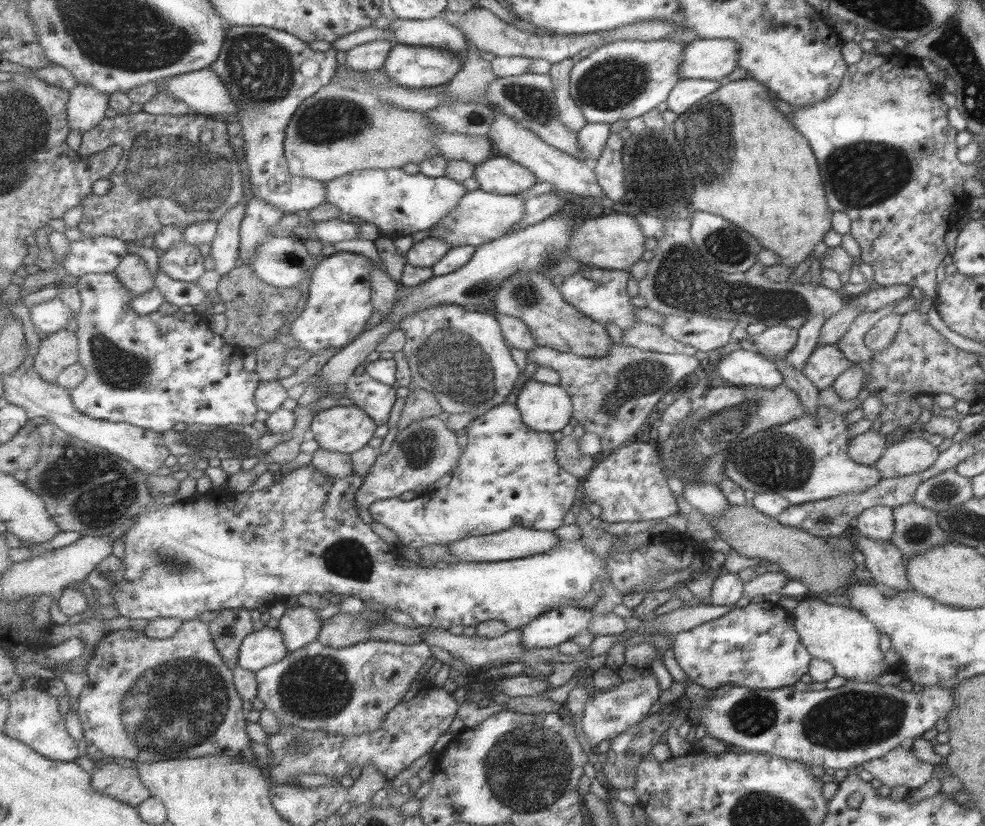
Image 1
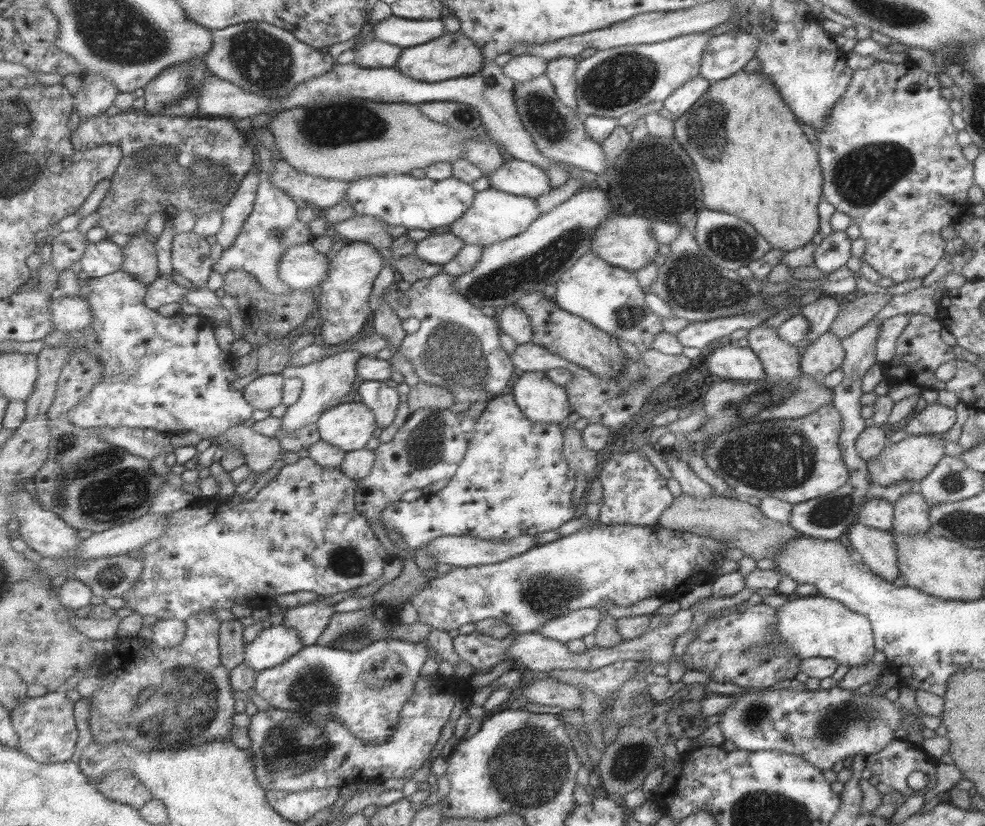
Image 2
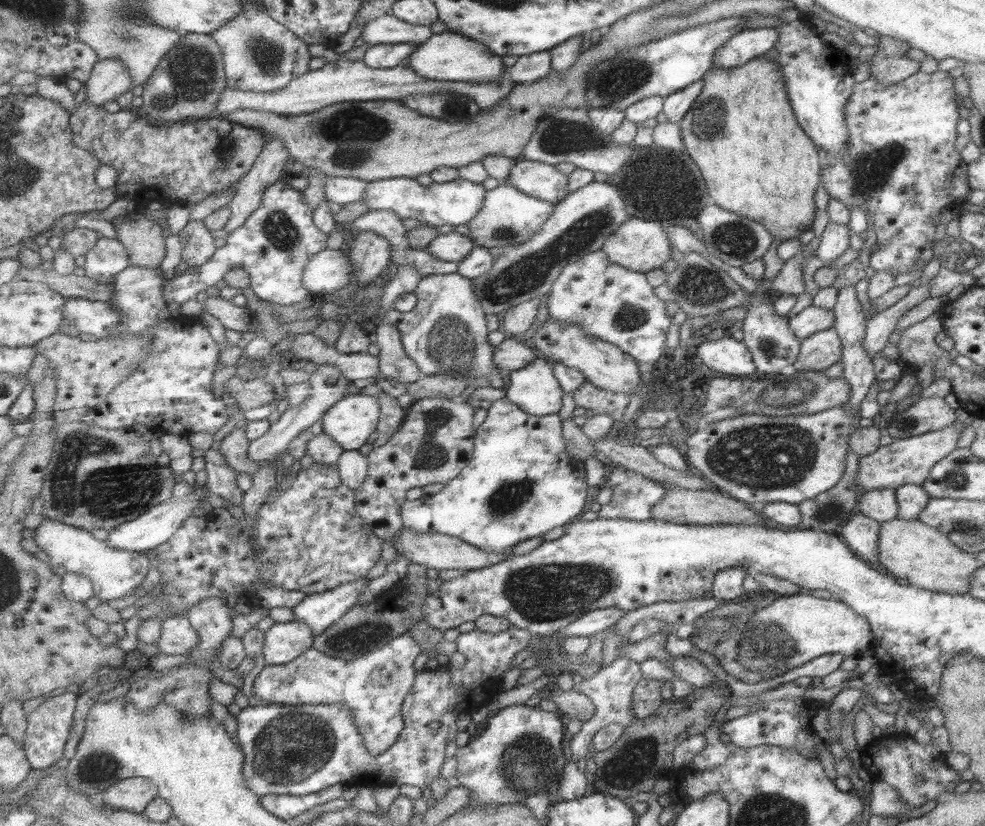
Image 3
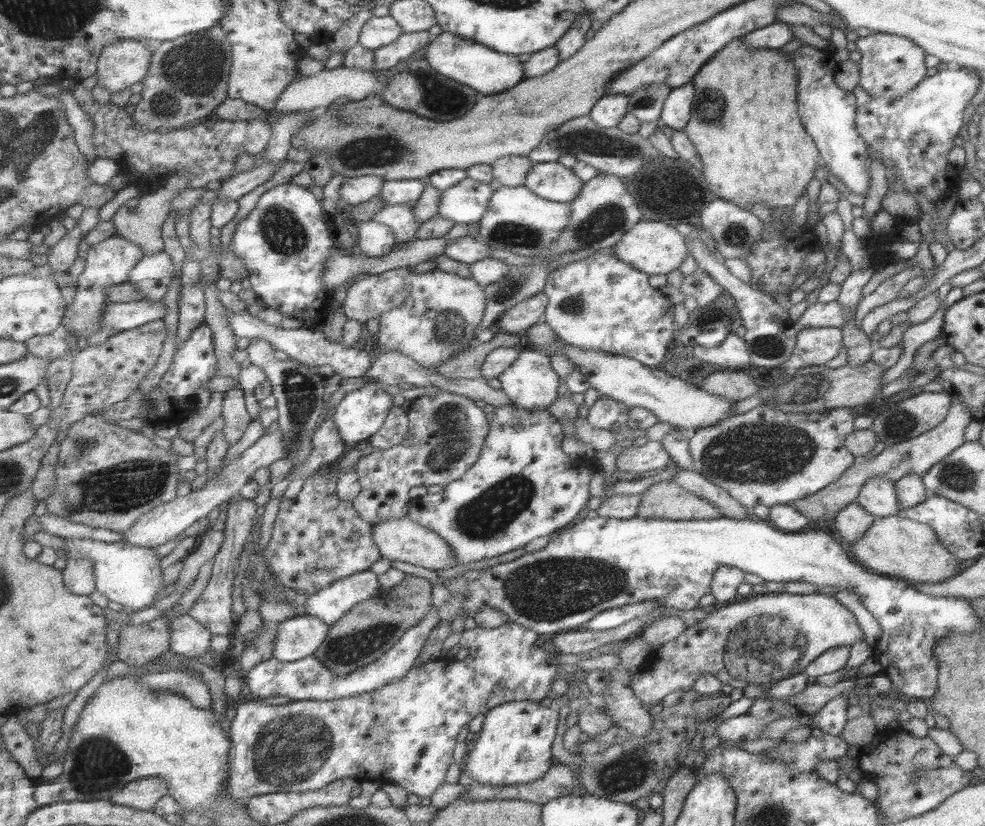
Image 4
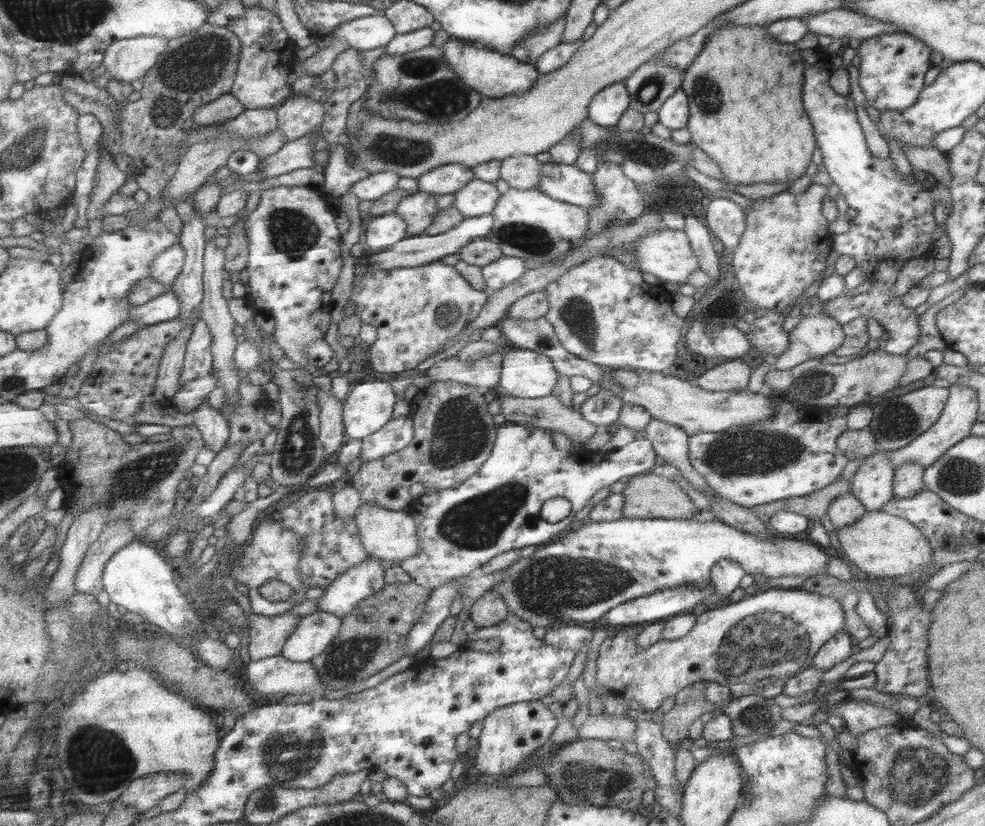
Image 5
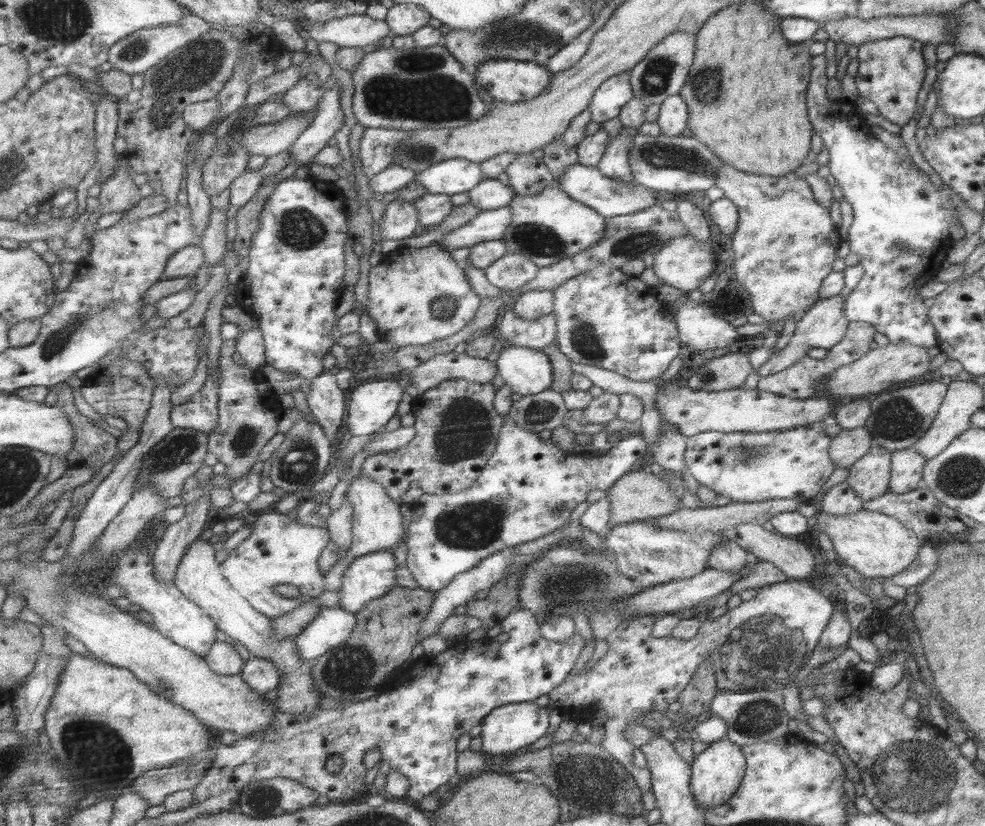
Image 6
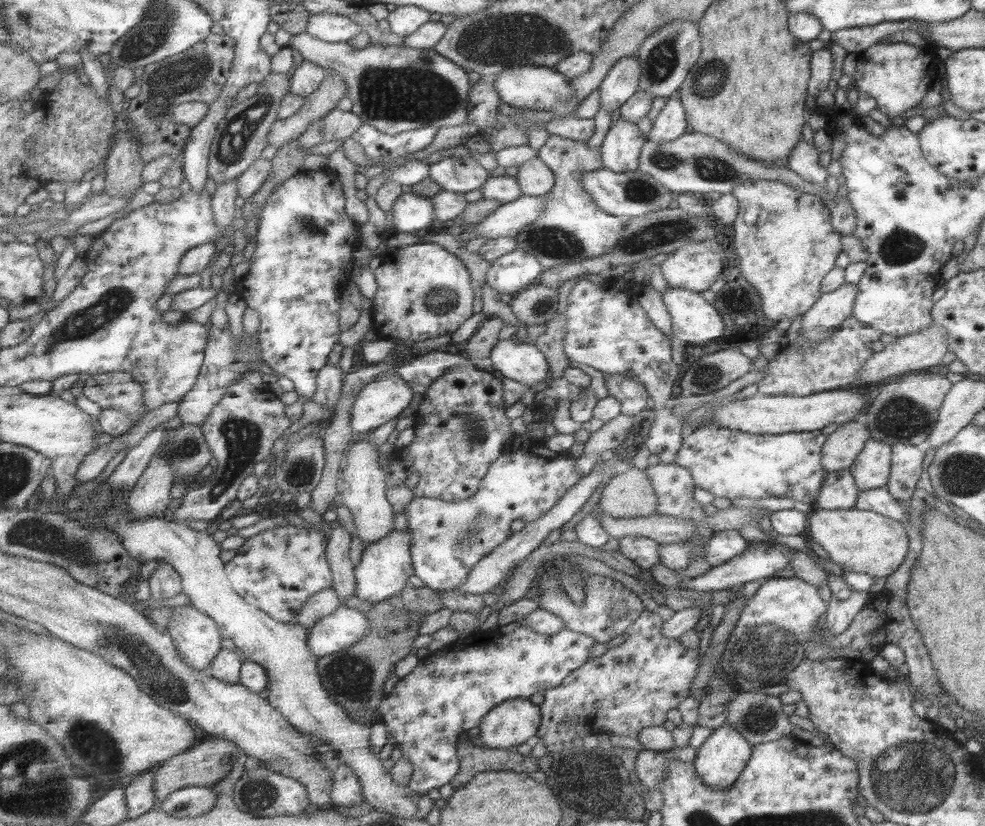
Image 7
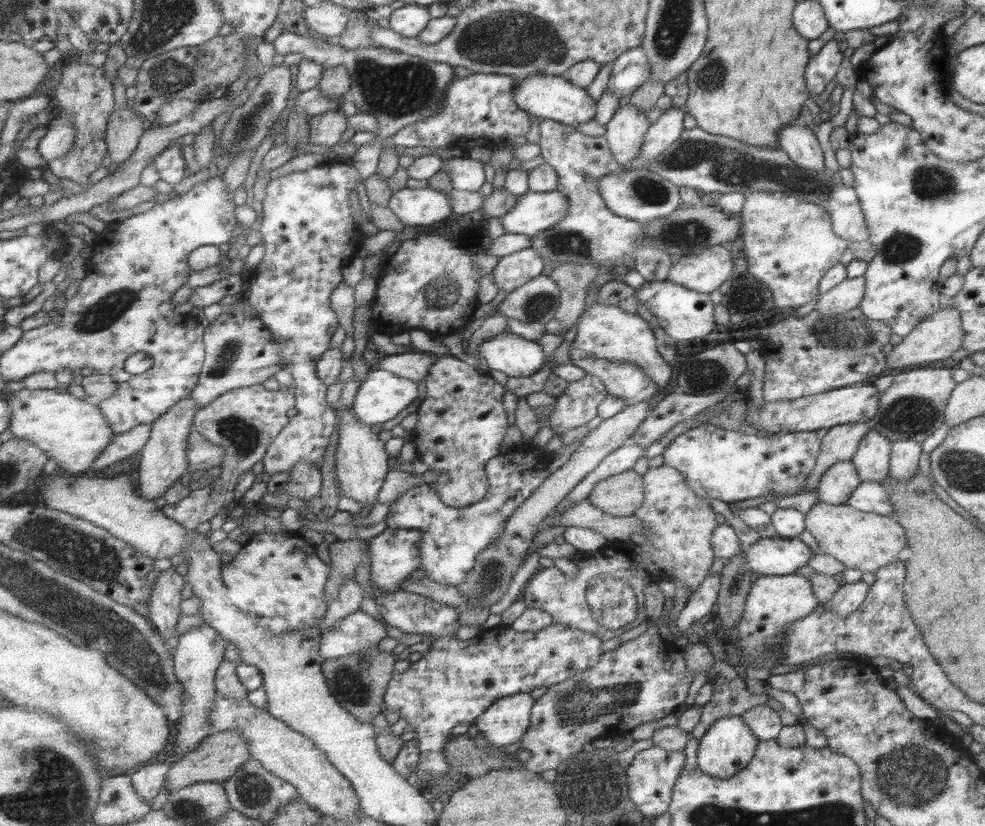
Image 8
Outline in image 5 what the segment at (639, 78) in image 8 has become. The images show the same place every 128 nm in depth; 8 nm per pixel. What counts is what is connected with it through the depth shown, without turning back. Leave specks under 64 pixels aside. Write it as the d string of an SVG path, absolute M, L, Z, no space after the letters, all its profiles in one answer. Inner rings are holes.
M621 80L621 82L613 82L613 85L605 86L604 89L601 89L600 92L592 98L592 102L589 105L588 119L599 126L616 126L621 114L627 110L629 101L630 96L625 84L623 84L623 80Z

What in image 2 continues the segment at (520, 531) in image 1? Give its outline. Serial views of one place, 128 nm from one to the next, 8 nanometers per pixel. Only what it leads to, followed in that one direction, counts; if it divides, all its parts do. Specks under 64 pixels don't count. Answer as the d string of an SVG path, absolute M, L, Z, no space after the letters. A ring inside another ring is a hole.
M471 535L441 536L425 544L441 564L468 567L495 564L529 552L539 544L535 535L521 535L513 540L497 542Z

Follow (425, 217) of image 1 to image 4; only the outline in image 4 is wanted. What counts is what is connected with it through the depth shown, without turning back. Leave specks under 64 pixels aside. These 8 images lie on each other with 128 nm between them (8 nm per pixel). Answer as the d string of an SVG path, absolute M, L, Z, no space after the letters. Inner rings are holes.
M468 176L442 192L439 215L456 224L479 223L487 213L494 192L489 184ZM393 179L385 181L380 198L389 205L417 205L425 190L424 179Z

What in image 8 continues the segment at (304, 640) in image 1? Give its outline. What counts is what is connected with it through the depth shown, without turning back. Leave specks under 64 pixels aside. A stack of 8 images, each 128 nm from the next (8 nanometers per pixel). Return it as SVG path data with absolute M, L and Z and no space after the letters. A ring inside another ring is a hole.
M386 528L380 535L369 541L369 554L371 554L371 580L373 586L385 592L397 592L401 590L401 582L410 578L415 570L421 568L423 556L421 556L421 539L423 530L410 528Z

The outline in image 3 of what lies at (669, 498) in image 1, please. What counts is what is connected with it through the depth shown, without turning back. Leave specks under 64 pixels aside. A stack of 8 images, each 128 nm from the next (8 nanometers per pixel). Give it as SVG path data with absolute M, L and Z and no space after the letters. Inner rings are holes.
M621 465L606 467L602 486L610 488L612 495L597 511L599 518L648 520L649 512L665 494L661 481L645 478Z

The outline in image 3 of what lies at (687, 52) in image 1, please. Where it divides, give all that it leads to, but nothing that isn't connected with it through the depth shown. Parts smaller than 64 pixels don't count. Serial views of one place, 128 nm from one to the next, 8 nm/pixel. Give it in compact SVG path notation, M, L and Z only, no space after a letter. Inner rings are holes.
M776 28L741 29L713 53L712 68L729 70L762 56L777 41Z

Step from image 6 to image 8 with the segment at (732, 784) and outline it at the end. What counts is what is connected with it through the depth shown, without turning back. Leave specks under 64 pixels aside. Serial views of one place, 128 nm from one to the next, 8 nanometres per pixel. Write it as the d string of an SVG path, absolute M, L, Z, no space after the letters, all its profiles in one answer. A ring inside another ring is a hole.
M729 716L715 720L698 742L696 751L697 769L711 778L731 778L741 768L745 768L754 756L758 741L756 736L740 720L740 716Z

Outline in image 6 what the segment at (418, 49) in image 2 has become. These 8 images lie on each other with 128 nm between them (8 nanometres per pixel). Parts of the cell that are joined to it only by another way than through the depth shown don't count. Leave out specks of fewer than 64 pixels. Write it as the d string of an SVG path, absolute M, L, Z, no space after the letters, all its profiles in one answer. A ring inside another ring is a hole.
M493 58L479 66L475 82L497 101L529 101L551 85L553 72L533 61Z

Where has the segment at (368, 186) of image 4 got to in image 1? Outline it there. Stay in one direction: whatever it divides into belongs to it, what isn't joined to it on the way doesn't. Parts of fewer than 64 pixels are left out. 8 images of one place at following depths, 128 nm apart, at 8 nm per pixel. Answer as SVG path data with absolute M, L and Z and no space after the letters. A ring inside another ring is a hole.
M231 26L227 30L227 38L219 58L210 66L229 86L239 106L236 120L242 127L242 138L245 141L243 148L250 169L253 198L266 200L269 205L285 214L303 215L327 203L327 182L304 177L297 178L291 174L285 146L289 122L295 116L299 106L324 86L332 83L340 66L337 63L337 51L335 48L324 52L311 50L307 42L286 30L268 26Z

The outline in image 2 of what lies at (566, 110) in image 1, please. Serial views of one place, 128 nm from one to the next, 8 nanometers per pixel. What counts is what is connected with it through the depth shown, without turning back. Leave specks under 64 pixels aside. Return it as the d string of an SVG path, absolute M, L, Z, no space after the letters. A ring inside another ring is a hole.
M563 56L563 58L555 58L549 61L549 68L546 75L553 81L557 87L557 96L561 102L564 102L573 108L575 112L579 111L579 103L577 96L577 69L579 66L578 58L571 56Z

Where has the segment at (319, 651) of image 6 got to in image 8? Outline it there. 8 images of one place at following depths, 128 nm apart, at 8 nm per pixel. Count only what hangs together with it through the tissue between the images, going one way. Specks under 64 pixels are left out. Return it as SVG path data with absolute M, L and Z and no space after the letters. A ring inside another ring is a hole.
M361 610L337 621L322 633L321 654L334 659L377 646L387 637L387 628Z

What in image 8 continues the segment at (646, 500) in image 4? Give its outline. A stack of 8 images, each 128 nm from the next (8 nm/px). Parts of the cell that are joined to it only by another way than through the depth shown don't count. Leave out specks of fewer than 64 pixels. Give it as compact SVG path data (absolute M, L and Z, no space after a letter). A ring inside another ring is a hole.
M632 469L607 477L593 486L589 503L616 517L633 515L644 502L643 477Z

